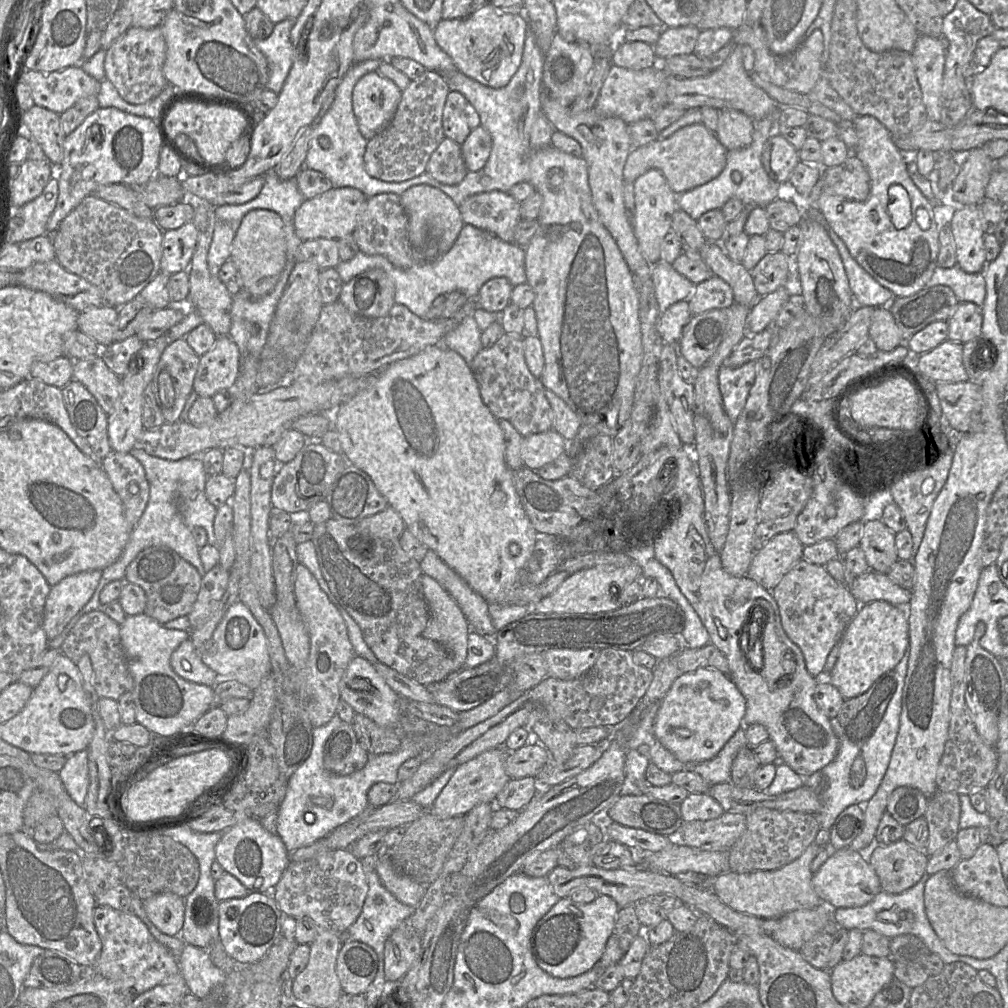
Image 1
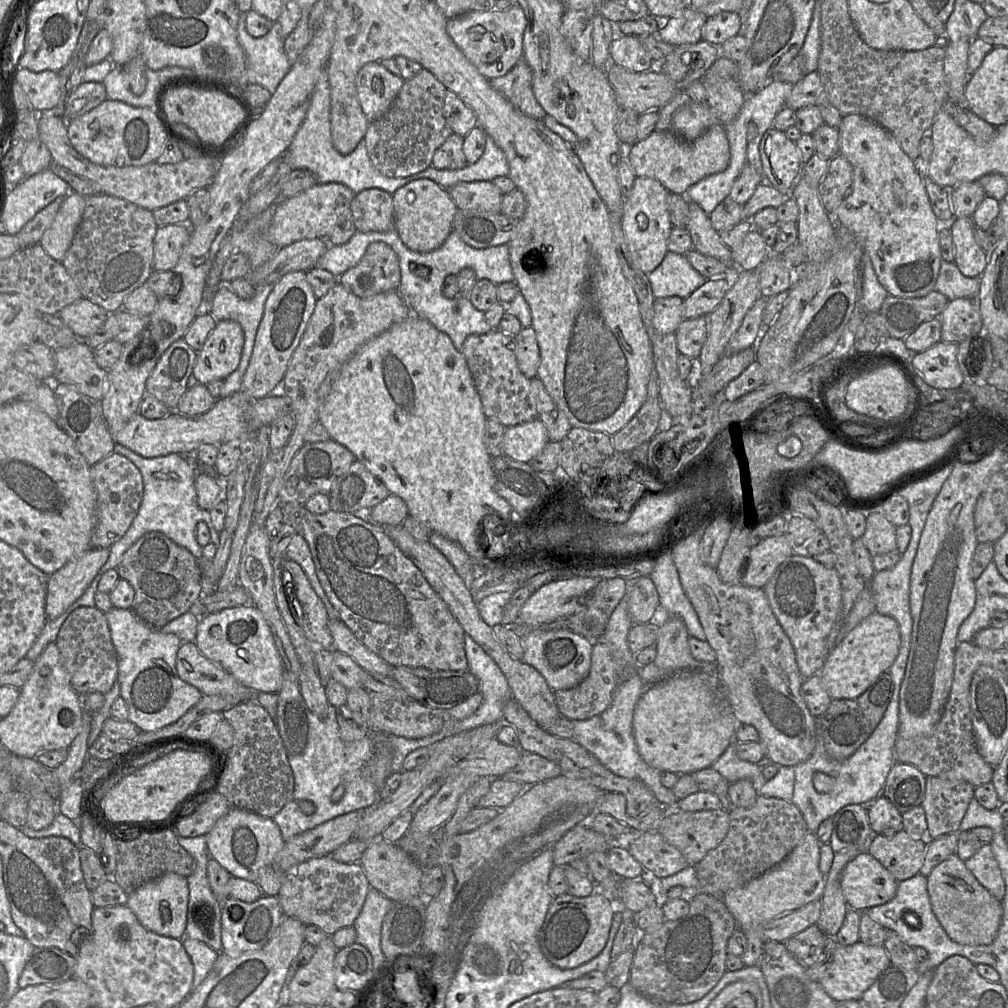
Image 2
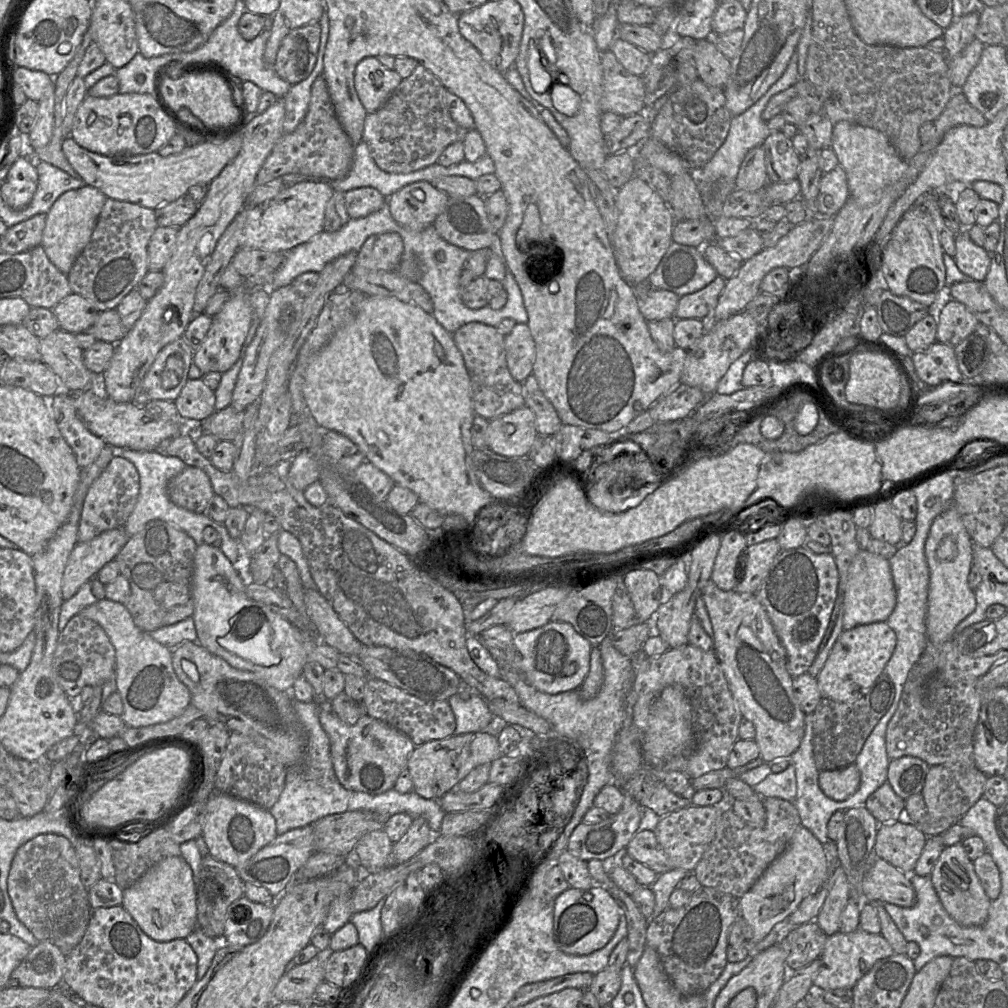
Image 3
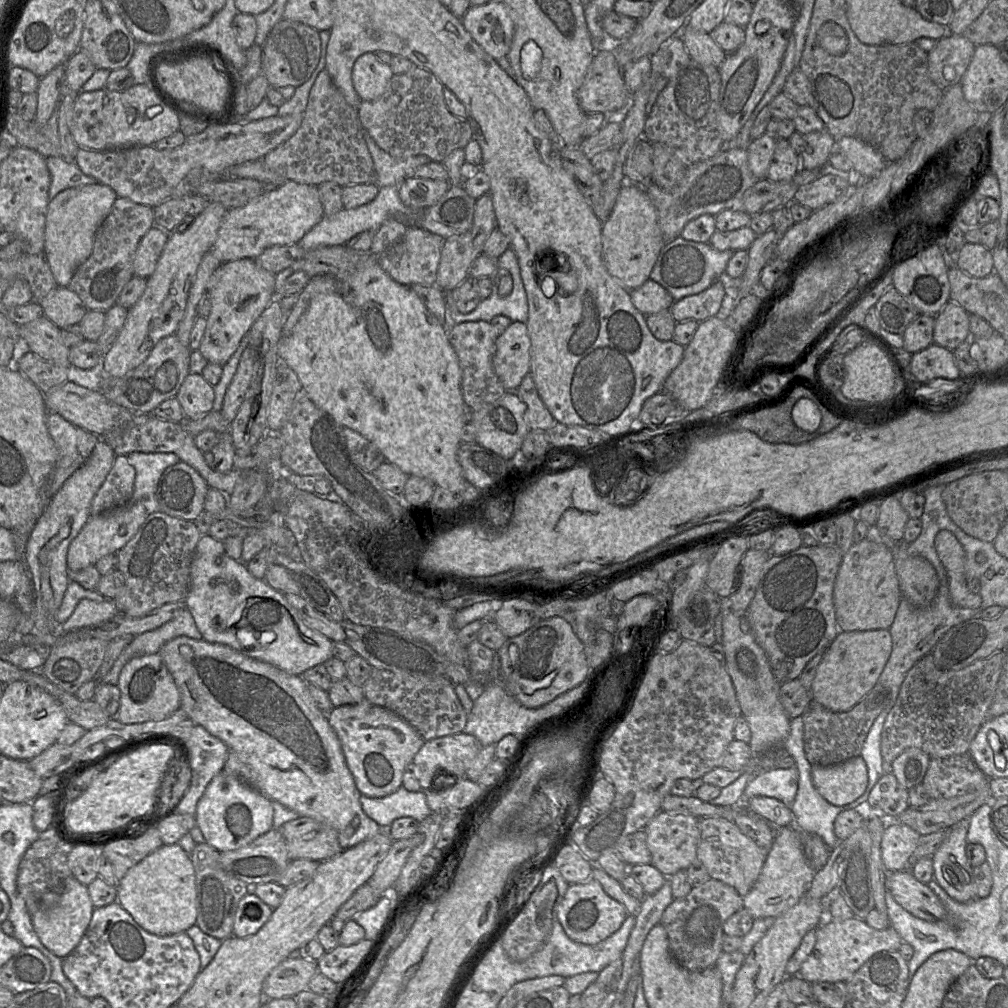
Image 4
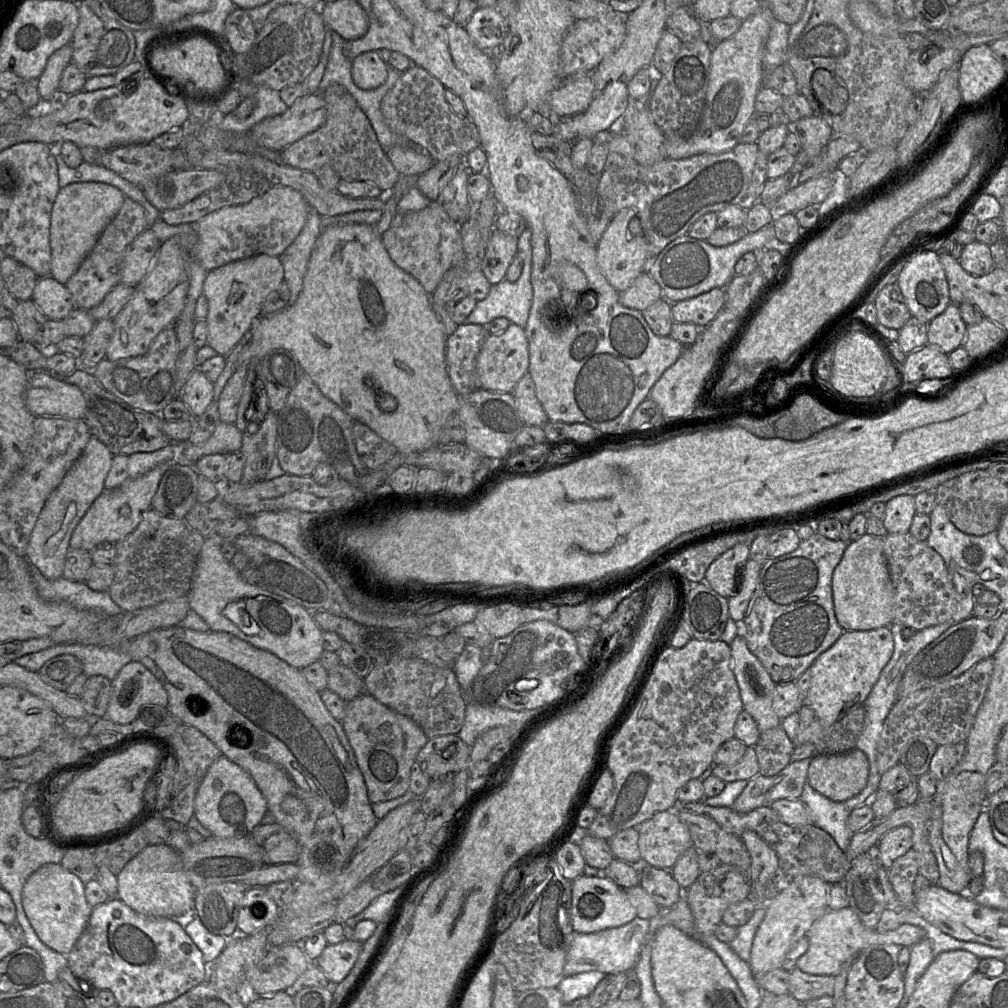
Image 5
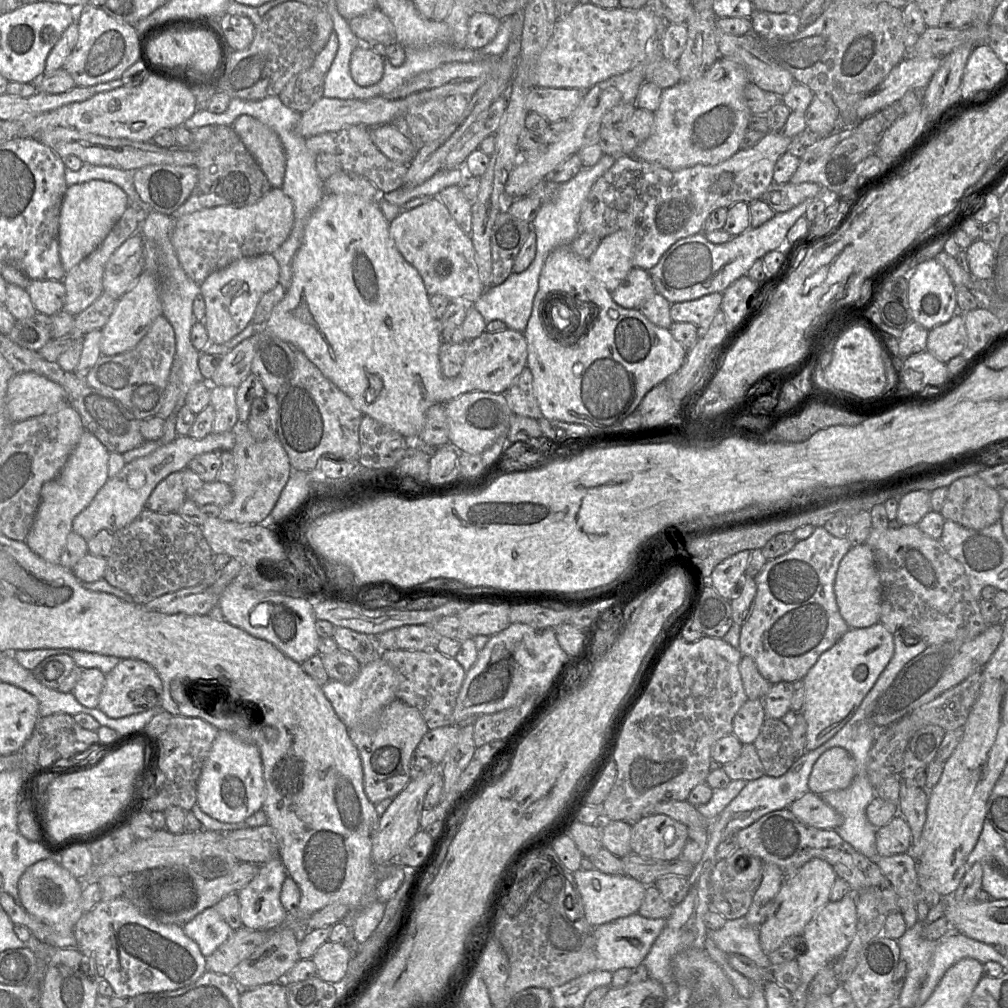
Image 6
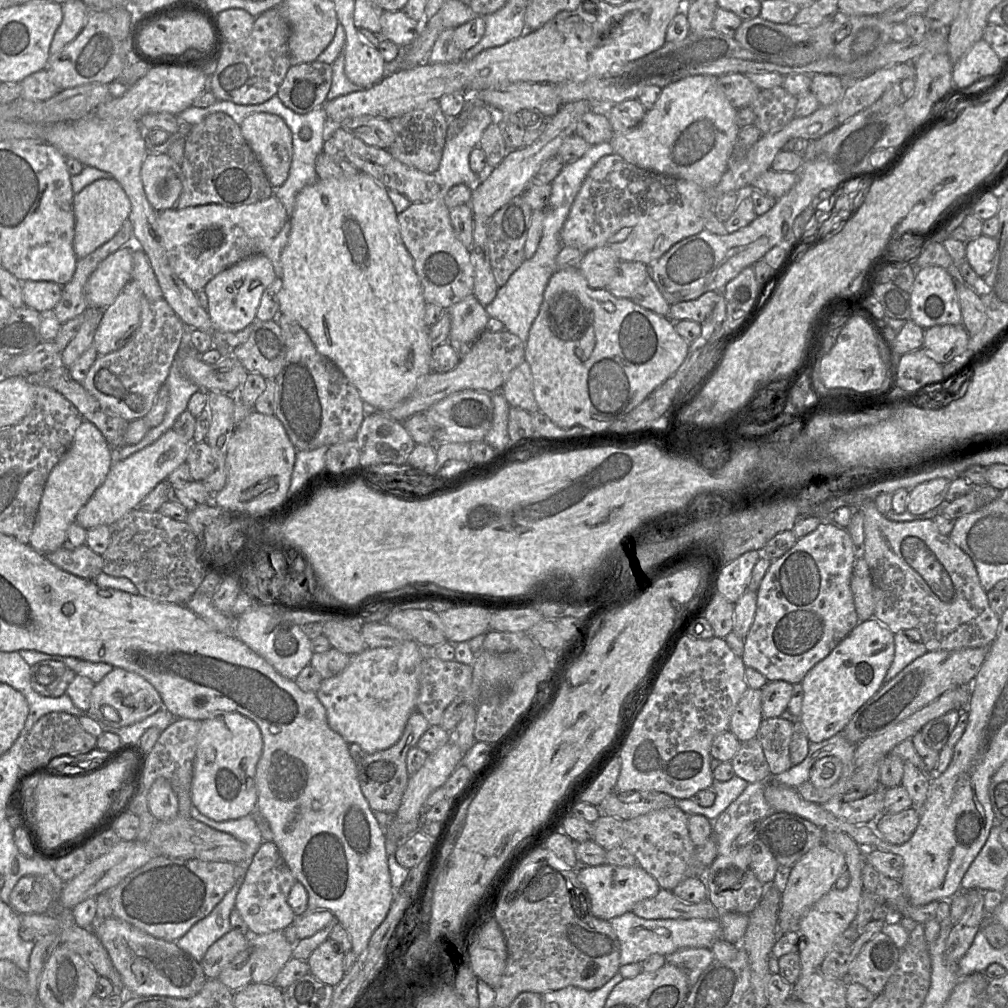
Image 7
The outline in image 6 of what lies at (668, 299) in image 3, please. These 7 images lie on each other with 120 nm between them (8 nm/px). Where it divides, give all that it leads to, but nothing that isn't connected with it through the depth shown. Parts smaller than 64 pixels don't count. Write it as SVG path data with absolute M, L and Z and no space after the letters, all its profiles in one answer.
M632 267L621 284L610 292L613 301L626 309L637 309L655 293L649 272L639 267Z

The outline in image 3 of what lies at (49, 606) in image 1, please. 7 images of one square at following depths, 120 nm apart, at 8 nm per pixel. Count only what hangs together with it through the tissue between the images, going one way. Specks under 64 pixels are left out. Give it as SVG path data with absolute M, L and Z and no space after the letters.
M124 527L107 530L87 542L78 542L72 550L62 577L62 597L66 601L100 569L114 560L128 542Z

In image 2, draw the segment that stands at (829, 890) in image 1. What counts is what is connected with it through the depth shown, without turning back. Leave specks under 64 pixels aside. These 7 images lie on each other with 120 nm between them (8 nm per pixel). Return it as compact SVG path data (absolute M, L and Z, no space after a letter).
M859 853L842 872L845 900L850 909L859 912L891 901L897 887L898 881L869 853Z

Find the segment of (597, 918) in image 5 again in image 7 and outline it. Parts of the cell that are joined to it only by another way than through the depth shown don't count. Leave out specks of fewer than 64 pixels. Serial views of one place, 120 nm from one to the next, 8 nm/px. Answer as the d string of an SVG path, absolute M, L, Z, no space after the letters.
M639 865L589 866L577 872L577 879L585 886L589 894L592 915L606 921L632 911L636 904L656 896L661 889L655 878Z

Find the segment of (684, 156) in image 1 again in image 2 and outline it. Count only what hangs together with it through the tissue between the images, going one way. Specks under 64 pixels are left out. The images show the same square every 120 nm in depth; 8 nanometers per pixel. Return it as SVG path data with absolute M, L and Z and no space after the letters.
M716 124L710 127L702 136L694 141L685 141L673 131L654 130L649 136L641 141L636 141L626 149L627 159L636 177L648 177L658 180L670 193L686 195L686 191L704 179L705 177L723 172L729 165L730 149L726 136L725 126Z

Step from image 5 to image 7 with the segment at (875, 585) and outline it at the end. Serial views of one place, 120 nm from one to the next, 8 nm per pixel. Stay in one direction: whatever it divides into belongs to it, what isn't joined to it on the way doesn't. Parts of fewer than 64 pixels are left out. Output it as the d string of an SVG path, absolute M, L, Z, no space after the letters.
M864 557L857 558L854 563L850 588L859 622L873 618L874 587L871 572Z

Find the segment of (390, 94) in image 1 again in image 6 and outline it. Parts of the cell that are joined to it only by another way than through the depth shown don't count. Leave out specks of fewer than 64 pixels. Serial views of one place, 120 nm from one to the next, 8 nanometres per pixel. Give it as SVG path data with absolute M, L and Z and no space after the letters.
M360 44L354 49L350 58L349 69L353 81L361 87L376 84L383 76L383 61L384 57L366 45Z

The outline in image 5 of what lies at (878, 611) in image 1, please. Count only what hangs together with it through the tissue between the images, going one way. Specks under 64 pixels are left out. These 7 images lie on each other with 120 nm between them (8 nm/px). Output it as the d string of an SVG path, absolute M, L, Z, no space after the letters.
M883 626L866 631L844 631L830 648L815 659L810 666L811 685L804 703L813 708L824 728L864 704L893 651L890 627Z

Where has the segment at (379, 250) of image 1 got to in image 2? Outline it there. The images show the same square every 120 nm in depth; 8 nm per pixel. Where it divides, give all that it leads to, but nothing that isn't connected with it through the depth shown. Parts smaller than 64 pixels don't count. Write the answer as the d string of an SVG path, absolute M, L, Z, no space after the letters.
M370 188L356 193L349 210L356 231L367 233L395 230L392 195L386 191Z

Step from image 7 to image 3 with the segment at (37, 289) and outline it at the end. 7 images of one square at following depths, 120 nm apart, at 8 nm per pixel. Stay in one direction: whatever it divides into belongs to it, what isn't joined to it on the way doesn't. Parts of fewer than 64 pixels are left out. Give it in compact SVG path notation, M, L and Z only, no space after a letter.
M71 292L53 308L59 329L77 334L93 326L99 311L86 298Z

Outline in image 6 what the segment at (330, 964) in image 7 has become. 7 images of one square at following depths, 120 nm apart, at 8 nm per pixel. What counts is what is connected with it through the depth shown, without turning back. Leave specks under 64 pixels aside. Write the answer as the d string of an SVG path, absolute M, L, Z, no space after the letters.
M327 940L312 956L317 976L325 982L339 984L346 976L350 956L344 944Z

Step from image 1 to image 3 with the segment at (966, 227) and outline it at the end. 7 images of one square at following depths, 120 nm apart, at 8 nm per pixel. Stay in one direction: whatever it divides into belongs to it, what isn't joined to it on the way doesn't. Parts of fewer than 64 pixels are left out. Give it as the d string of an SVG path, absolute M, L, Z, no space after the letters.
M967 229L955 236L954 260L962 273L978 282L984 282L991 264L991 254L976 245Z

